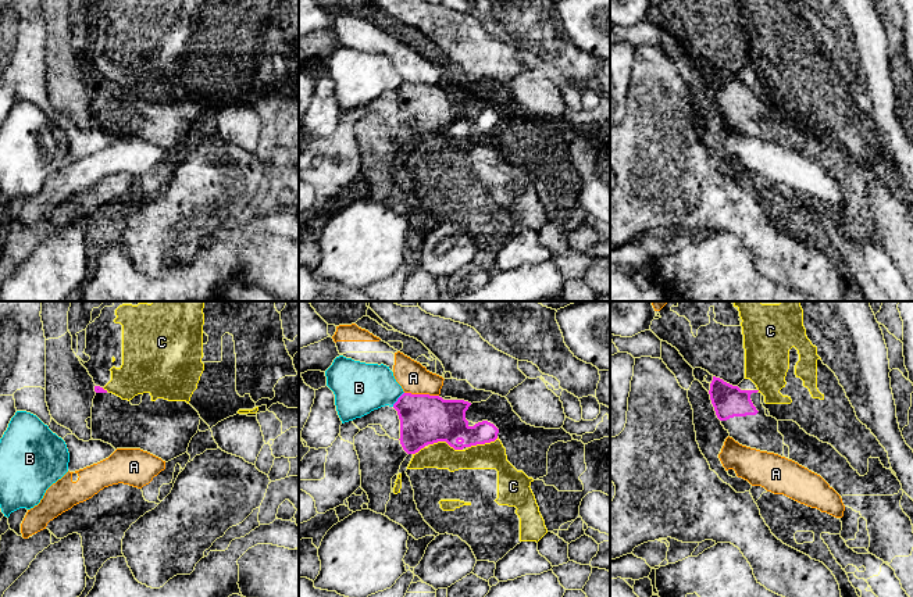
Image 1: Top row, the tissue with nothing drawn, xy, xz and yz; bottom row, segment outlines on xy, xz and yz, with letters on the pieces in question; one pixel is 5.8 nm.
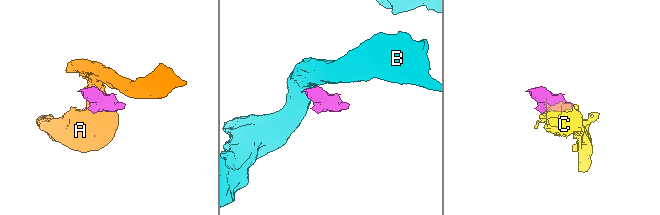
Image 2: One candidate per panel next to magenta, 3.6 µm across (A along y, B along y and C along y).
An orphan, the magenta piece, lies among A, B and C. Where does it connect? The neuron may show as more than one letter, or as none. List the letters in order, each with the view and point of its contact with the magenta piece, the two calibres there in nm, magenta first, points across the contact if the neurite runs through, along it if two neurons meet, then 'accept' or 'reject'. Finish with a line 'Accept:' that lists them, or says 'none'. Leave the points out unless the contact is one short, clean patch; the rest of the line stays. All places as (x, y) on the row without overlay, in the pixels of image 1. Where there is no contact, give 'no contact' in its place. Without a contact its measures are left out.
A: xz (421, 83) | 280/170 nm | reject
B: xz (398, 88) | 280/300 nm | along xz (403, 81), (392, 95) | reject
C: xz (446, 131) | 280/150 nm | reject
Accept: none

